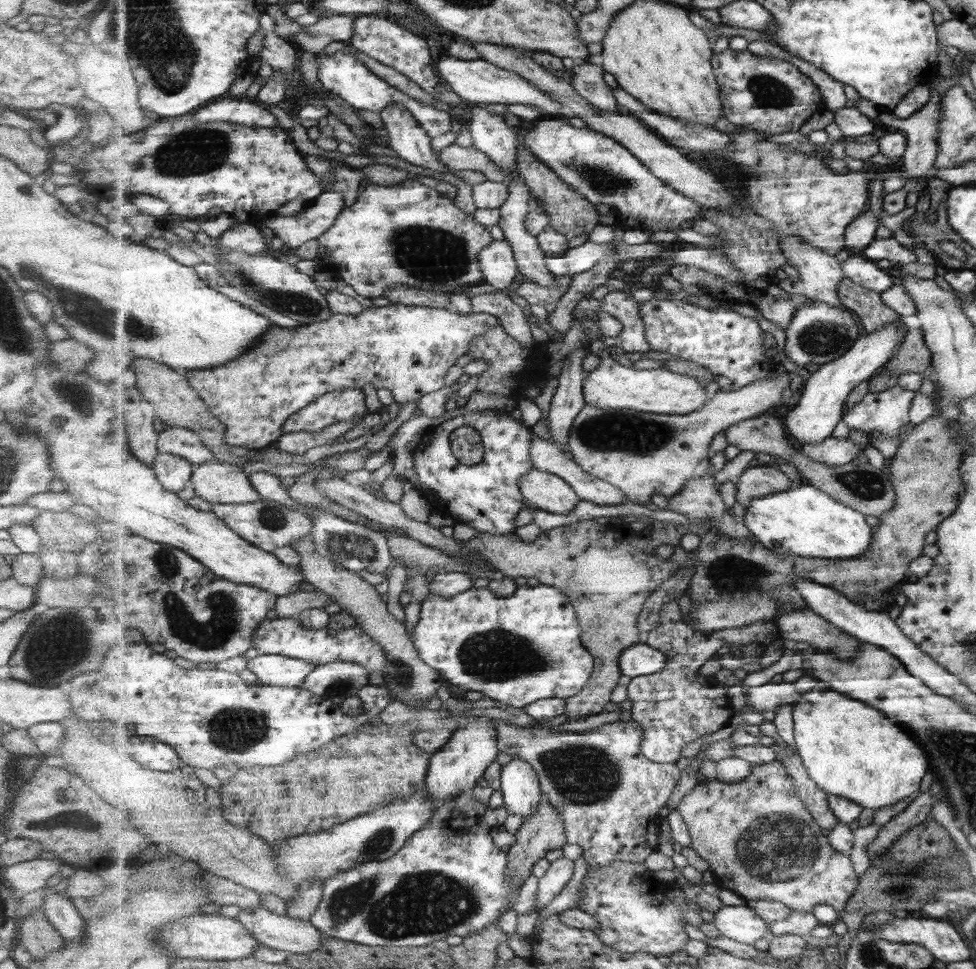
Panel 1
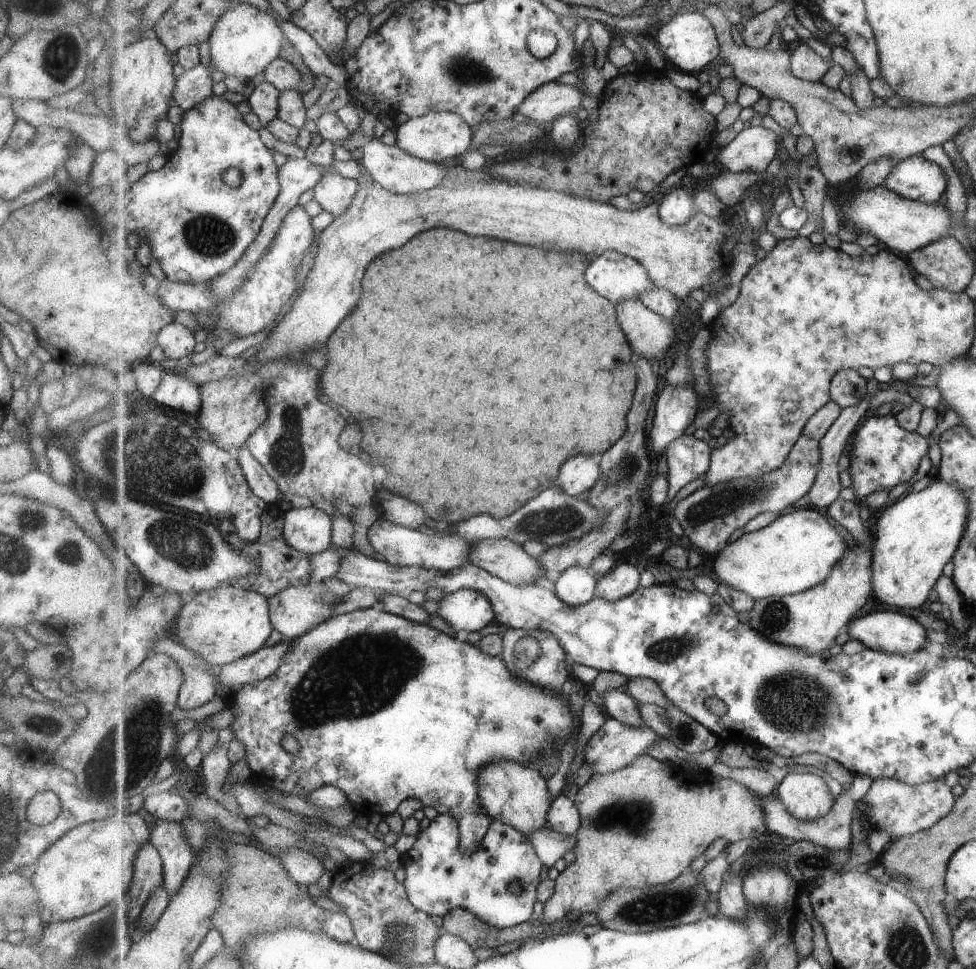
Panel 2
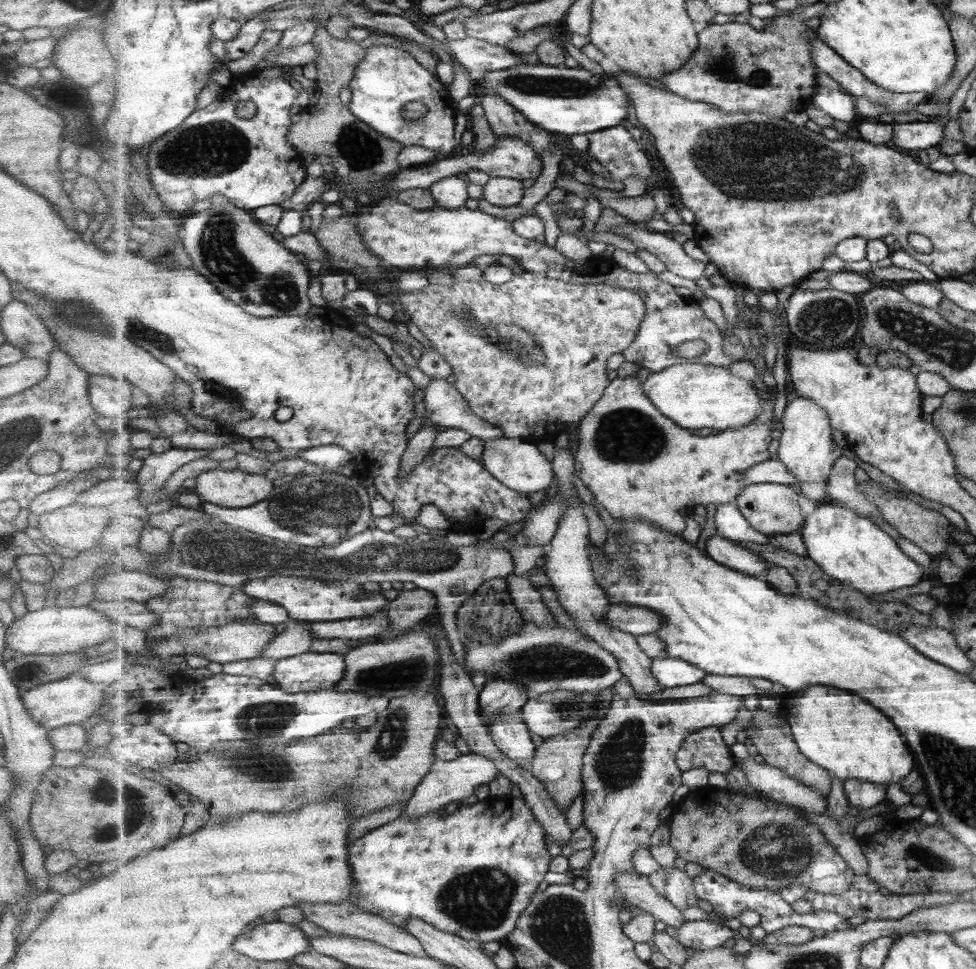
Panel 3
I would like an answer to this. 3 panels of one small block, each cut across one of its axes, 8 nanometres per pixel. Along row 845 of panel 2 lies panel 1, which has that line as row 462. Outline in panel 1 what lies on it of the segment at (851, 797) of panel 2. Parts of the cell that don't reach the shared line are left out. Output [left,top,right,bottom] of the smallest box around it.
[802,438,863,466]

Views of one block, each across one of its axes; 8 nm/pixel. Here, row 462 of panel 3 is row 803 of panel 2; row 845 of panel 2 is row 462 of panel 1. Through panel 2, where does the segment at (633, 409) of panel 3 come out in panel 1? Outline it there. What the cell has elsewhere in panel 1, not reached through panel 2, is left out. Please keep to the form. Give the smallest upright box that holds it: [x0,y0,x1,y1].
[569,371,789,505]

